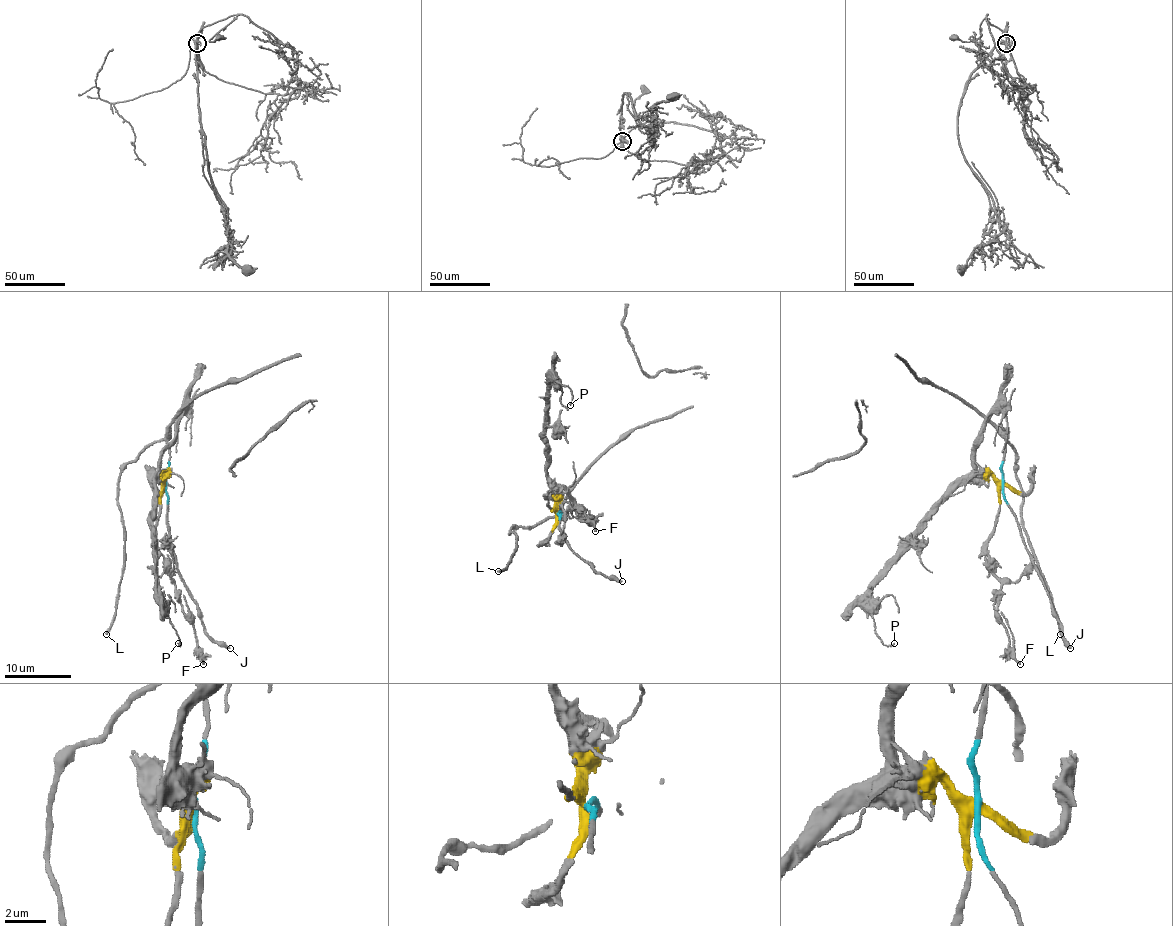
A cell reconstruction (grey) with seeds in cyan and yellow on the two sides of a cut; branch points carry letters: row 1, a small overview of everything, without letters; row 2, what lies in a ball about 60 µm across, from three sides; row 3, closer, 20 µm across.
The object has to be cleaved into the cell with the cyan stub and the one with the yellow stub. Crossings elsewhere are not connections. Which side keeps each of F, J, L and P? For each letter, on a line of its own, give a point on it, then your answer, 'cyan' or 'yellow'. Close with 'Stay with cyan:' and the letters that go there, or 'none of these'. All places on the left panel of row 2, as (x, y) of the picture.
F: (203, 664) | yellow
J: (230, 648) | cyan
L: (106, 634) | cyan
P: (178, 643) | yellow
Stay with cyan: J, L

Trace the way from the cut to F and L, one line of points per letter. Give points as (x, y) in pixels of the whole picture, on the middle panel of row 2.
F: (557, 513), (547, 505), (549, 498), (566, 511), (579, 508), (595, 531)
L: (557, 513), (561, 516), (547, 516), (532, 526), (512, 526), (509, 533), (516, 536), (516, 548), (497, 571)

